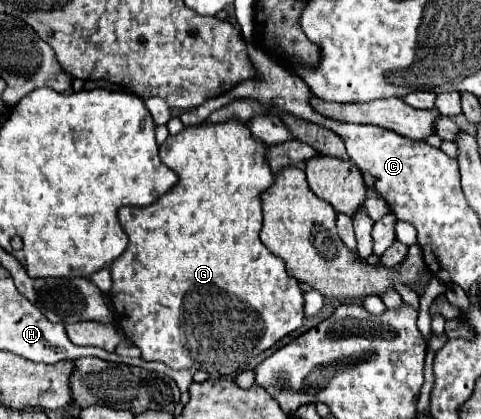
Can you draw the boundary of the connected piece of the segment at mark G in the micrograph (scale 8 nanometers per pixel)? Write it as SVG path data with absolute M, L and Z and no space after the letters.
M227 120L227 122L219 122L219 124L209 124L203 122L199 126L189 126L183 128L179 134L169 136L161 146L159 146L159 158L161 162L171 168L177 176L179 182L173 190L169 190L167 194L163 194L157 202L143 206L143 208L133 208L133 206L125 206L119 210L119 222L123 226L123 230L129 236L129 244L127 250L111 264L111 276L113 276L113 290L111 290L111 302L119 320L119 326L123 328L125 336L141 350L141 358L143 360L157 360L167 364L169 368L181 370L181 368L197 368L197 370L205 370L209 374L219 374L219 376L231 376L237 374L251 358L255 358L257 354L269 350L271 346L275 346L283 336L291 334L293 330L303 326L305 314L303 314L303 292L299 288L299 282L295 278L291 278L285 270L285 264L271 254L263 242L259 240L259 230L261 230L261 194L265 190L269 190L269 186L275 182L275 174L269 168L267 162L267 146L265 142L257 140L251 132L247 124L241 124L237 120Z

